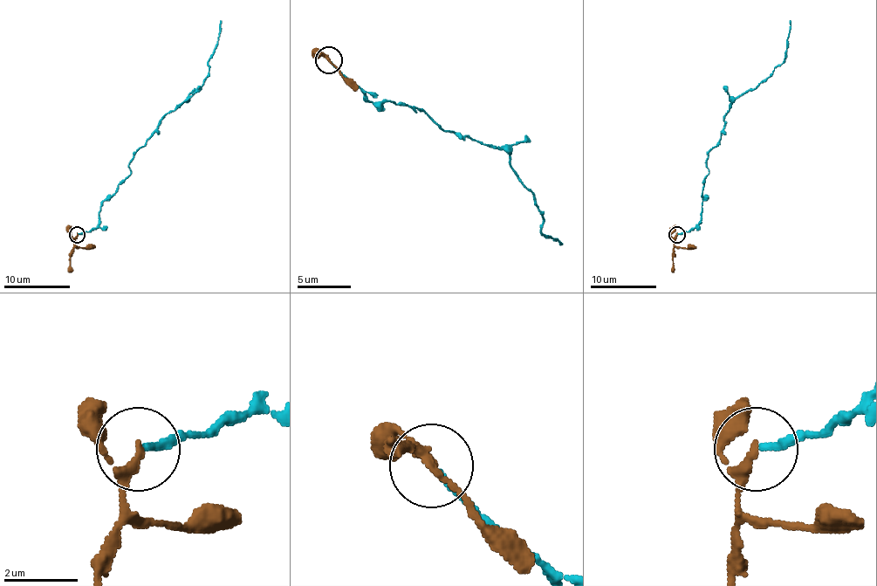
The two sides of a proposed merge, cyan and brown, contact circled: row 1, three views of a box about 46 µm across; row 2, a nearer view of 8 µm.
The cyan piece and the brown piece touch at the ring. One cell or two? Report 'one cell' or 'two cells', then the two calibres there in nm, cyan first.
one cell; calibres 180 and 180 nm

